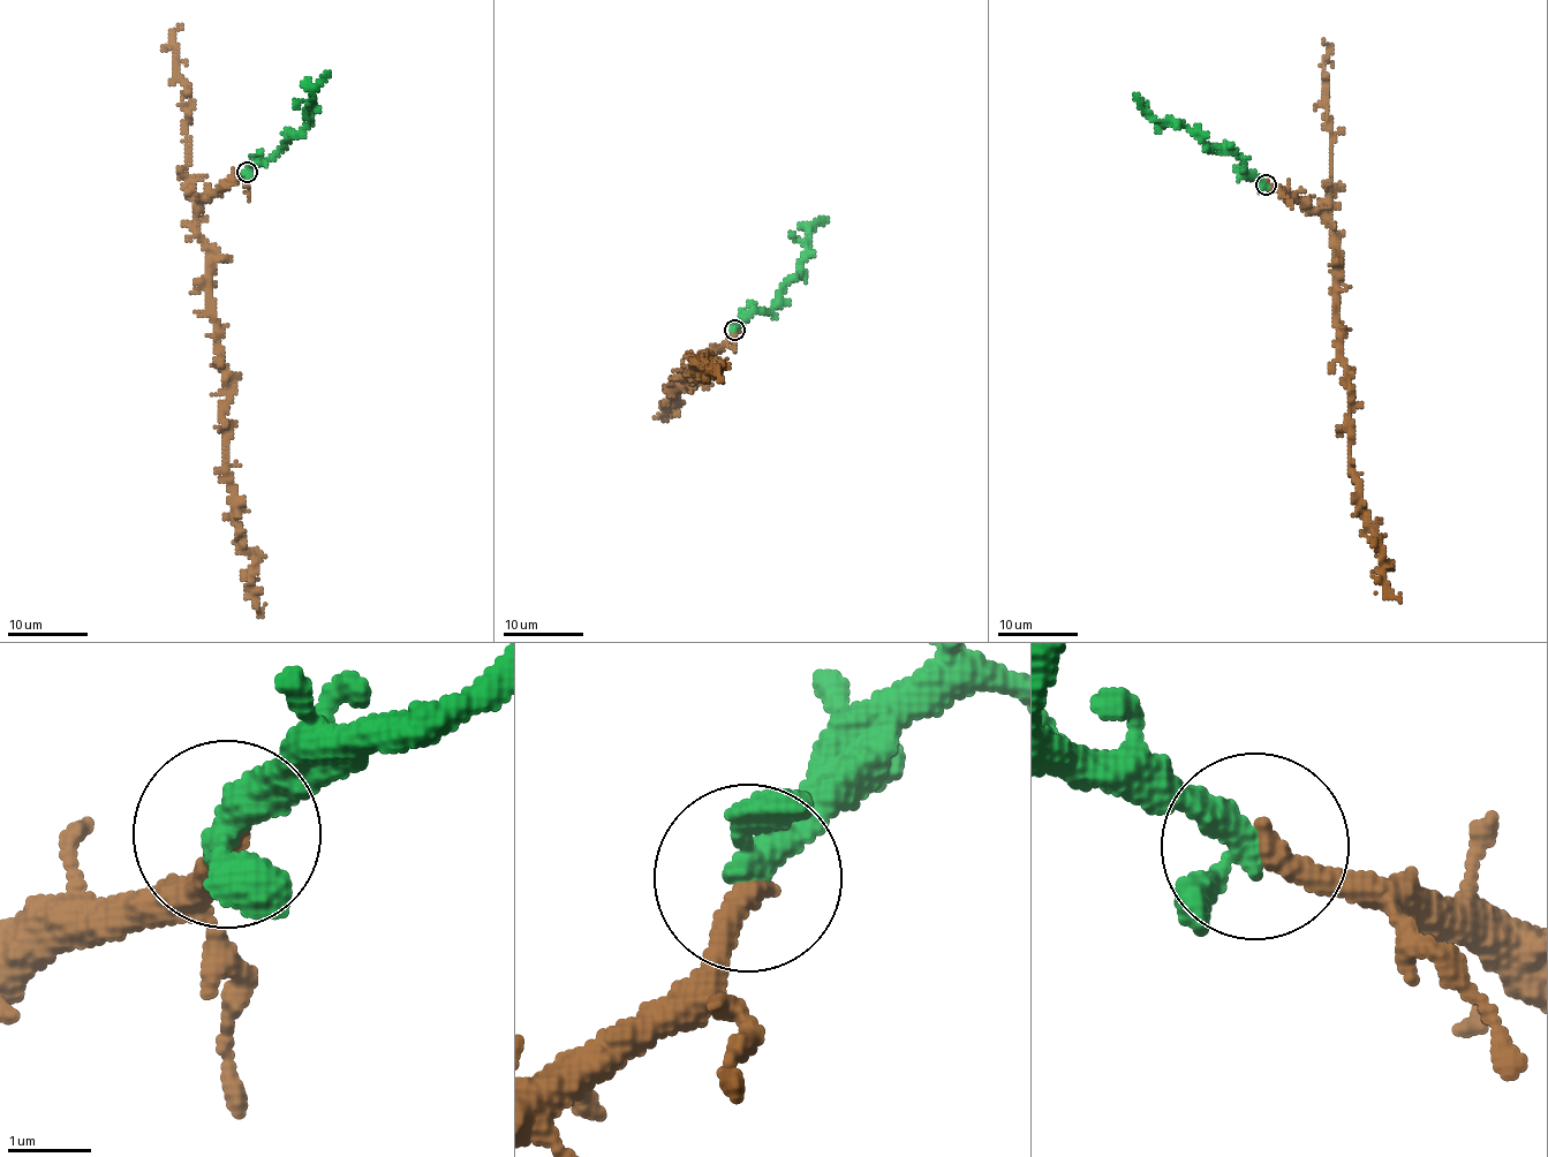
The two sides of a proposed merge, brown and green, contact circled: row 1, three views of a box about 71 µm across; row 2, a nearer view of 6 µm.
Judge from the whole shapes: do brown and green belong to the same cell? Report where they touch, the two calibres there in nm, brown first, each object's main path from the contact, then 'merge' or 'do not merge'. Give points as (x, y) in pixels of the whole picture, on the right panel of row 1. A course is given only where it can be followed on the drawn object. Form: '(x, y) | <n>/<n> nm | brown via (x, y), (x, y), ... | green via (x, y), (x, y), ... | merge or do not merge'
(1266, 184) | 320/360 nm | brown via (1267, 183), (1291, 191), (1331, 229), (1335, 322), (1350, 391), (1350, 473), (1381, 551), (1383, 587), (1401, 600) | green via (1267, 183), (1250, 178), (1238, 157), (1209, 149), (1175, 122), (1156, 120), (1135, 93) | merge

